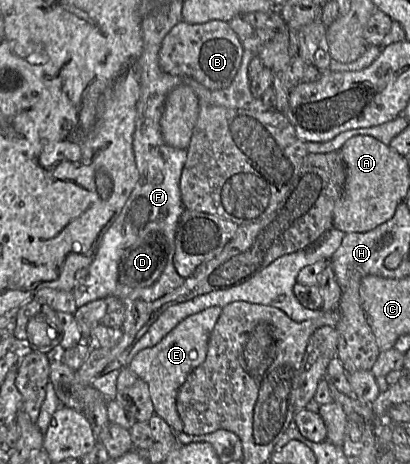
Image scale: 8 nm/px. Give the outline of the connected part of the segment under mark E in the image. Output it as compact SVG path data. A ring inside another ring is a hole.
M212 306L188 316L158 344L140 350L128 365L139 379L147 383L155 414L165 420L174 433L183 432L183 423L176 408L178 390L188 375L205 361L209 337L221 312L222 307Z

